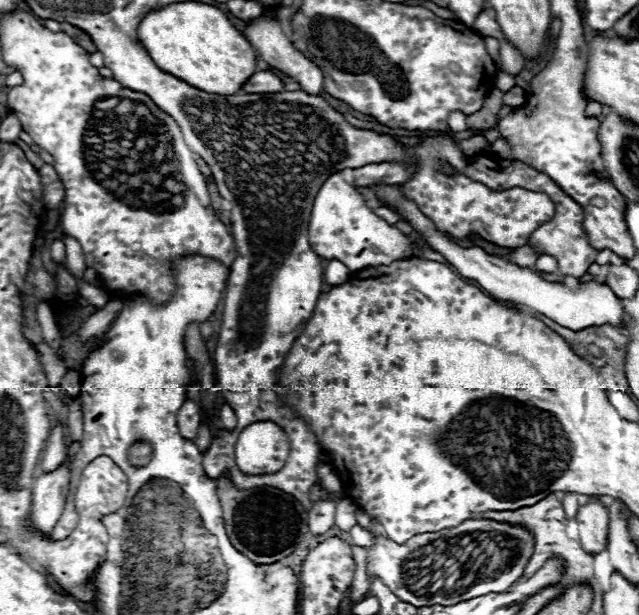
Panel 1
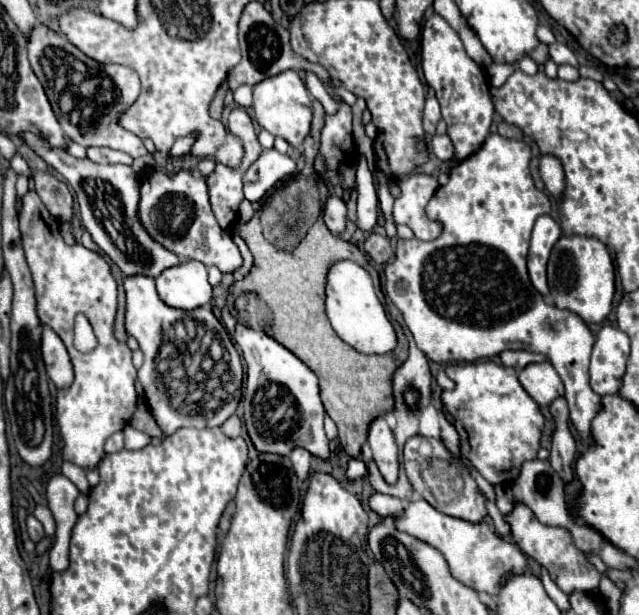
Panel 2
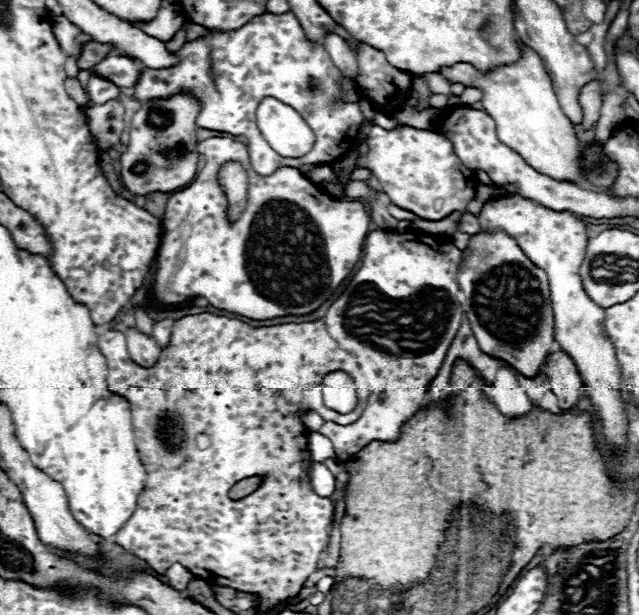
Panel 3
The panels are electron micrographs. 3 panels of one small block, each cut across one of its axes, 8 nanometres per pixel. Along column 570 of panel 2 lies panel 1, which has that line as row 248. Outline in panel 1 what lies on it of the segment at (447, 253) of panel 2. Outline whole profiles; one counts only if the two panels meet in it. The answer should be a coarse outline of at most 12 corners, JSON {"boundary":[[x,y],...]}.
{"boundary":[[340,172],[316,194],[308,240],[350,272],[422,258]]}

